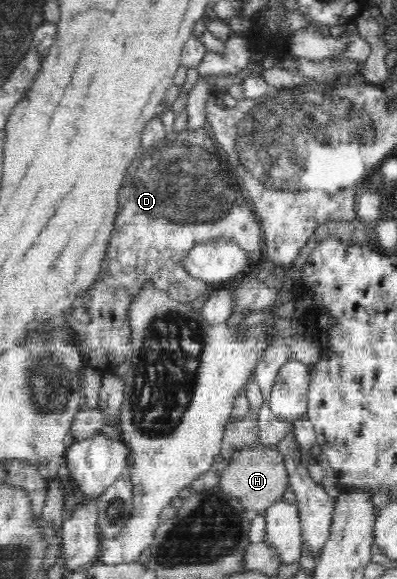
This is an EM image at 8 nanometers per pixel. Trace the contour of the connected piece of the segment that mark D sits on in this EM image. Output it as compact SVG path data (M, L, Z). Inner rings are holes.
M202 124L187 126L180 132L170 131L154 144L154 148L141 146L136 151L118 192L113 235L105 250L101 274L90 284L82 304L75 310L69 310L71 325L77 334L75 347L80 351L85 367L99 370L105 375L130 358L132 347L126 311L134 292L146 280L151 280L156 288L167 290L178 301L192 303L201 294L206 295L208 283L192 276L185 267L190 250L197 244L214 236L230 236L250 254L258 255L263 251L259 220L249 206L248 192L242 184L238 184L238 176L234 176L234 168L230 168L230 156L226 156L226 150L221 146Z

